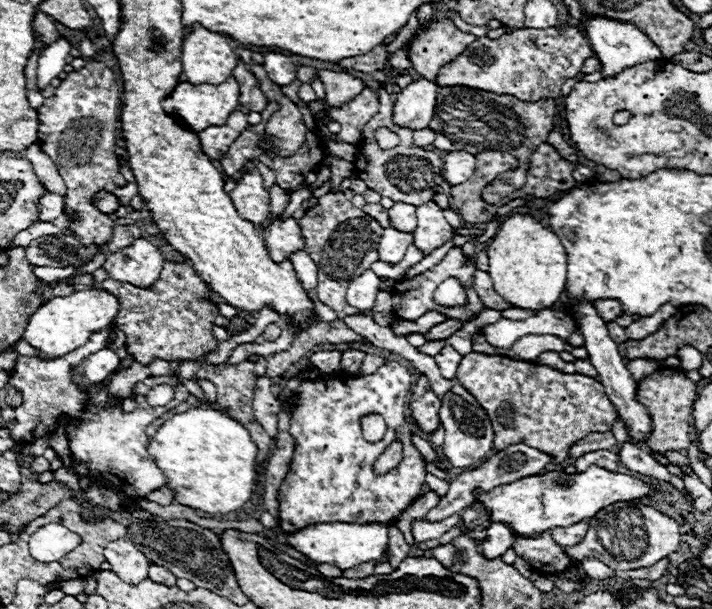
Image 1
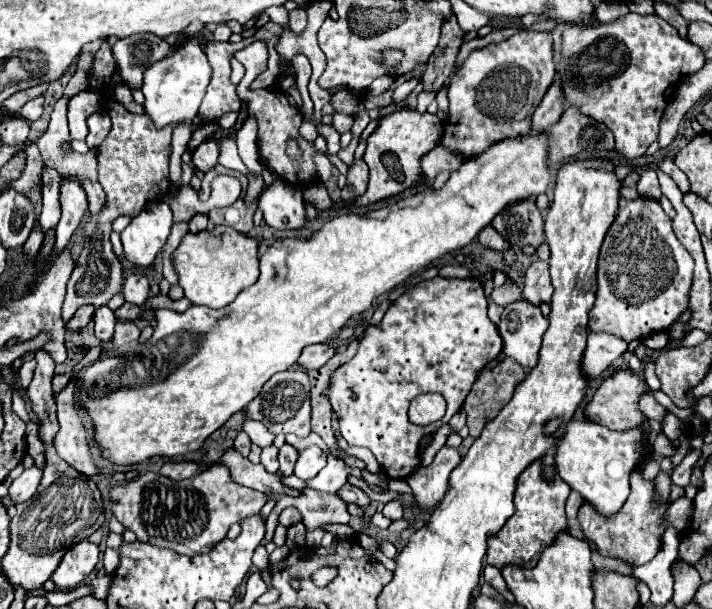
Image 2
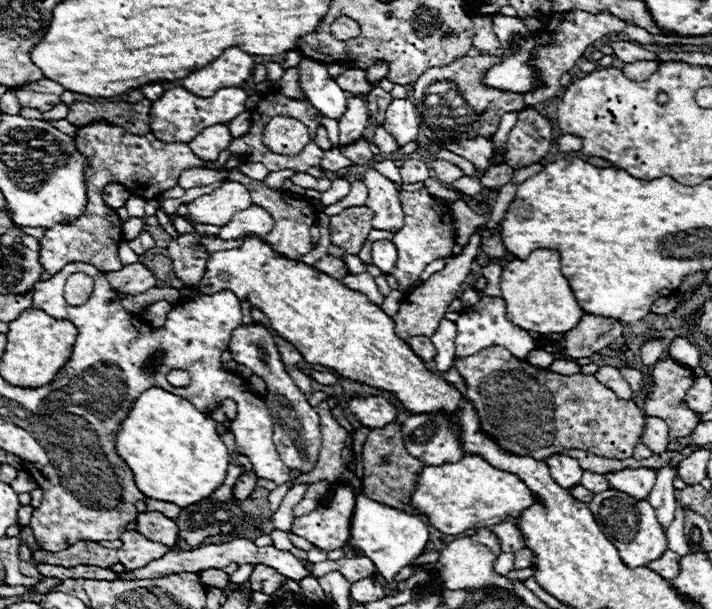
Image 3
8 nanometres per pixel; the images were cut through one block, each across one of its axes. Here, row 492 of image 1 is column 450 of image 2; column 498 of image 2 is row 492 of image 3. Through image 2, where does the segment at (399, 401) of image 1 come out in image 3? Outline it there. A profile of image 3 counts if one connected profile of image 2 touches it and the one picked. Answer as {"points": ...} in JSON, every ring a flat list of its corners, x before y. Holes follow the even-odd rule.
{"points":[[340,484,334,490,328,508,316,508,306,516,294,518,292,532,306,538,320,550,344,548,350,538,350,518,354,514,356,494,350,484]]}

